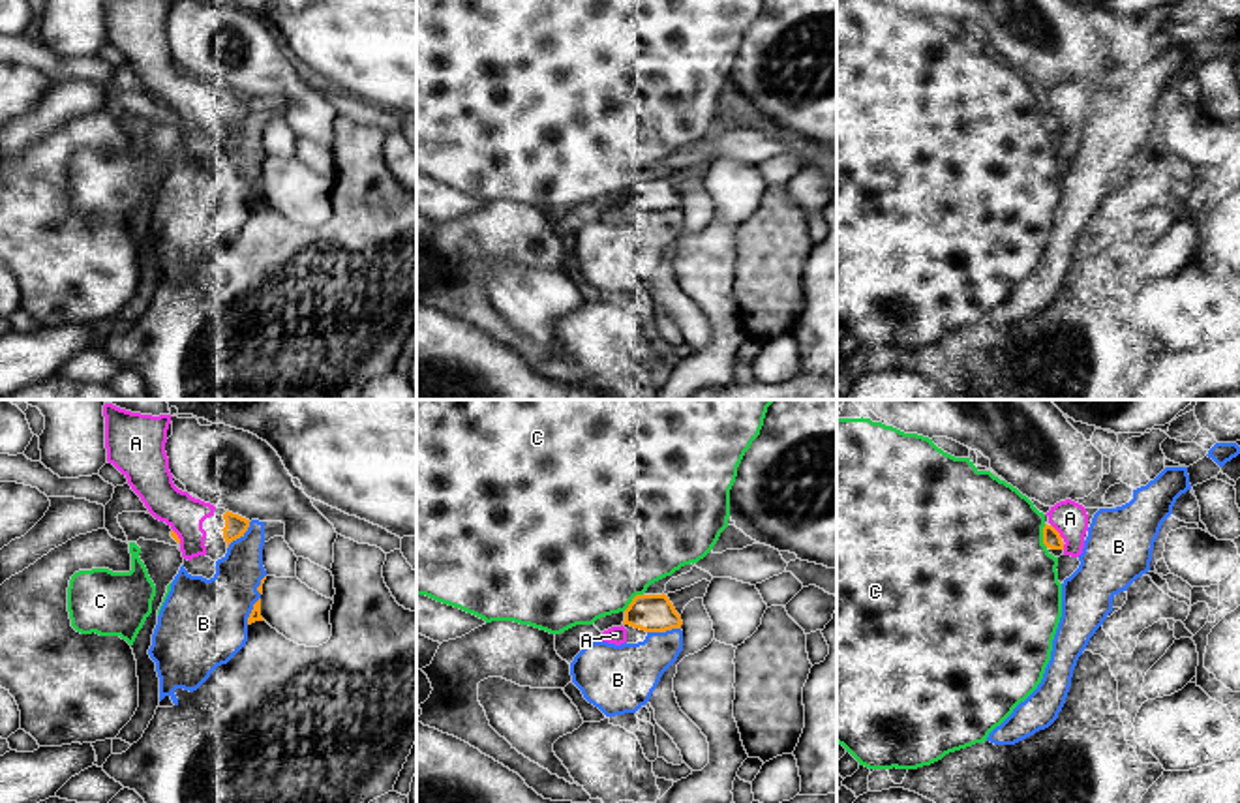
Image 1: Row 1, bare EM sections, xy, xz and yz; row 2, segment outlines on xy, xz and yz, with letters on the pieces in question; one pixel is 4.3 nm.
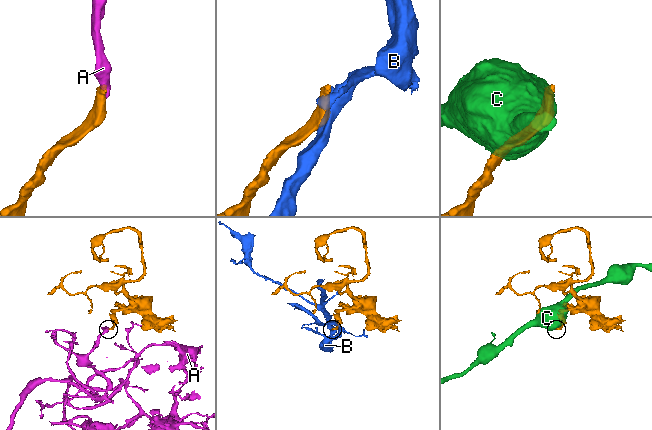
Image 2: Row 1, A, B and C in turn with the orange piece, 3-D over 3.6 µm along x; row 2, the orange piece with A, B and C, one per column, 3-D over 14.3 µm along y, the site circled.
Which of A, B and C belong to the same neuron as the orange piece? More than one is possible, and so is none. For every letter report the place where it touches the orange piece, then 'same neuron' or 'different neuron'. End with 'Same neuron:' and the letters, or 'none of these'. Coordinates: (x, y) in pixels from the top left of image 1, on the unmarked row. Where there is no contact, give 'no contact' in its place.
A: meets orange in yz at (1057, 111); same neuron
B: meets orange in xz at (663, 211); different neuron
C: meets orange in yz at (1043, 115); different neuron
Same neuron: A

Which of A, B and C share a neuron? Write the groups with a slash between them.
A / B / C

